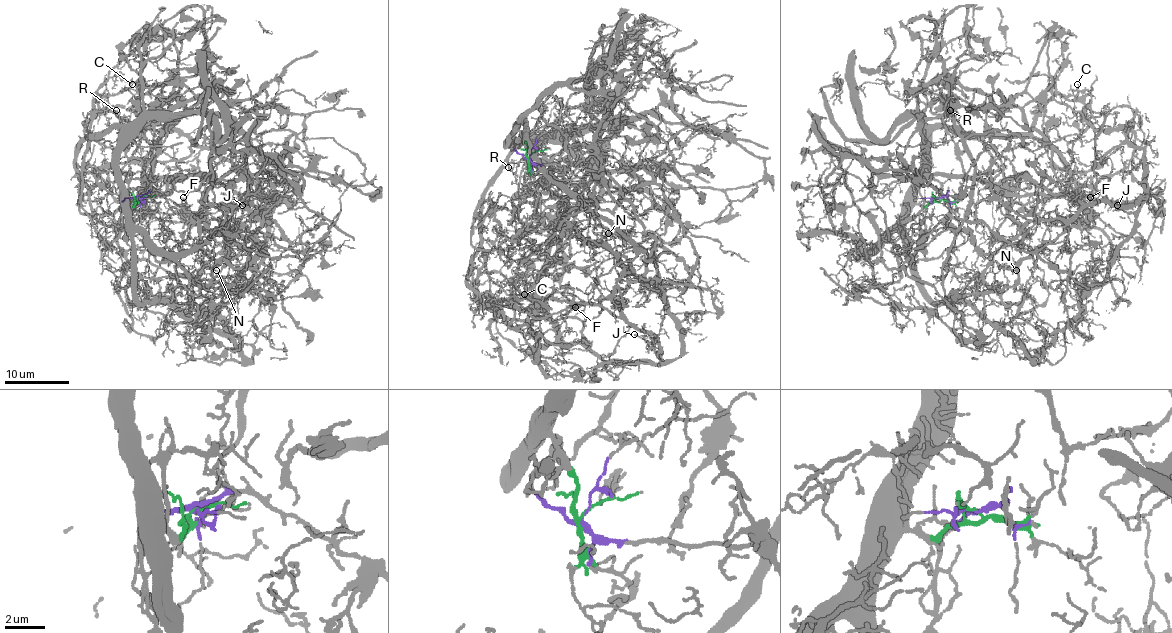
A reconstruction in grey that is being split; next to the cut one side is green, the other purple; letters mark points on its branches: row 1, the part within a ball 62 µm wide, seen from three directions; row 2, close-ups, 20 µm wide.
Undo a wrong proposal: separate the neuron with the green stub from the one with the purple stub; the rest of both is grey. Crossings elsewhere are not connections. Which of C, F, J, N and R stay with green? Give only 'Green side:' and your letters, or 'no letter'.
Green side: C, R

